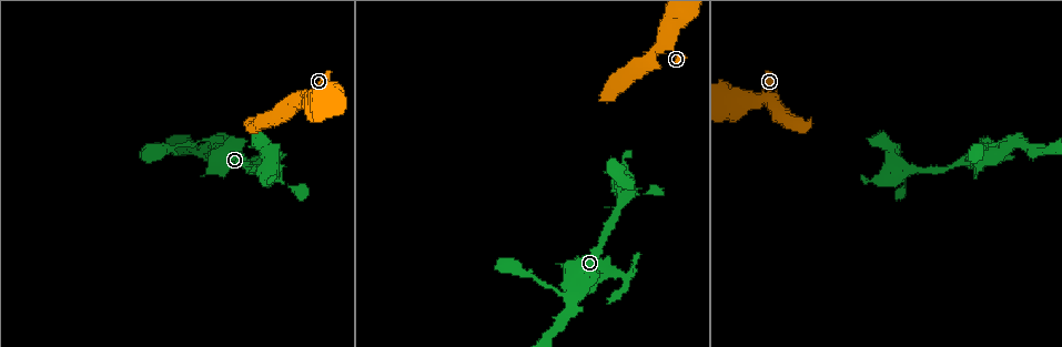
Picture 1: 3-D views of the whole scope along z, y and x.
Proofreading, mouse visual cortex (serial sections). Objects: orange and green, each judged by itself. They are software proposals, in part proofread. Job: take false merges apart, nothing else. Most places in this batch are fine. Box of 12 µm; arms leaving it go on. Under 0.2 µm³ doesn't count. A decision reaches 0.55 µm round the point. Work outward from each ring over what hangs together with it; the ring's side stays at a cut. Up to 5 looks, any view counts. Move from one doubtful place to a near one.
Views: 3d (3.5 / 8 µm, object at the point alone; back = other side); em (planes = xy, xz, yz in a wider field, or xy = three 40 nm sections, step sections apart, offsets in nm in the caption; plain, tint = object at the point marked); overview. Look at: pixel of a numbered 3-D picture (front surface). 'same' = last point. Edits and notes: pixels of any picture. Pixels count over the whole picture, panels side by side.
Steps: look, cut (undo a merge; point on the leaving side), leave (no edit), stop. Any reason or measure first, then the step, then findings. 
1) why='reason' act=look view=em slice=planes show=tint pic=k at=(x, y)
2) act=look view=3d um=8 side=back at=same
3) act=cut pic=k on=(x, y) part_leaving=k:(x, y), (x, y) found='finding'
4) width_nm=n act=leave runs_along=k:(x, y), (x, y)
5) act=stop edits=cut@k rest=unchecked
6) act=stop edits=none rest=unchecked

why='sharp bend' act=look view=3d um=3.5 pic=1 at=(618, 207)

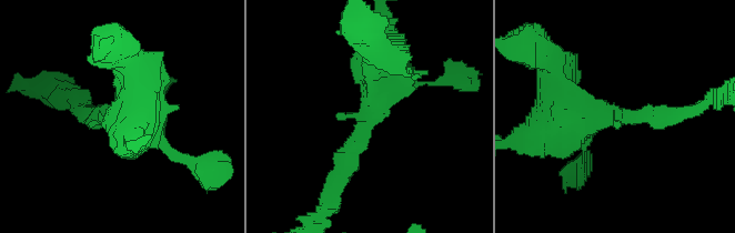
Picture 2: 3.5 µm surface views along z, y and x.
act=look view=em slice=planes show=tint pic=2 at=(367, 119)

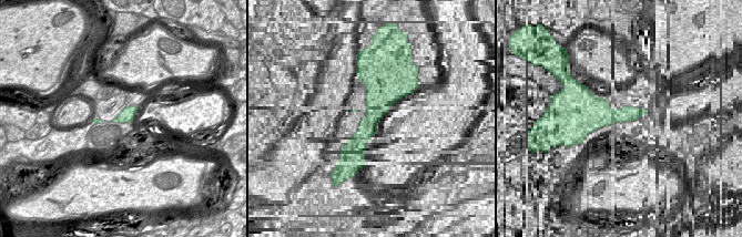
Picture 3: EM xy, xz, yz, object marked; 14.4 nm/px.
act=leave runs_along=2:(335, 182), (386, 53) found='all the same cell'

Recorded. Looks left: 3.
why='three-way junction' act=look view=3d um=3.5 pic=1 at=(567, 296)

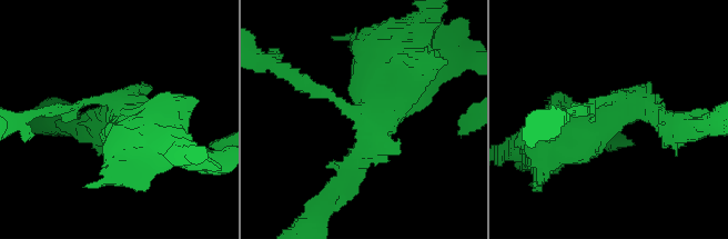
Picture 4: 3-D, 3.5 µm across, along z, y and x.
act=look view=em slice=xy step=5 show=tint pic=4 at=(615, 107)

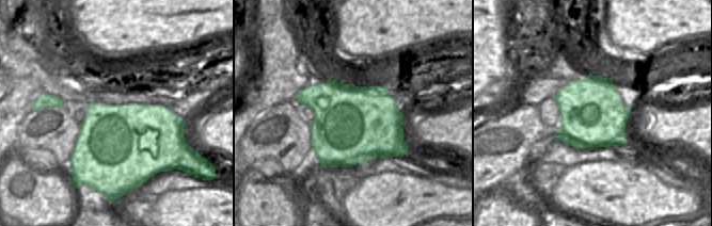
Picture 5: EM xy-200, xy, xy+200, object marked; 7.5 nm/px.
act=leave found='continuous, no second cell'

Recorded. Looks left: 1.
act=stop edits=none rest=unchecked

